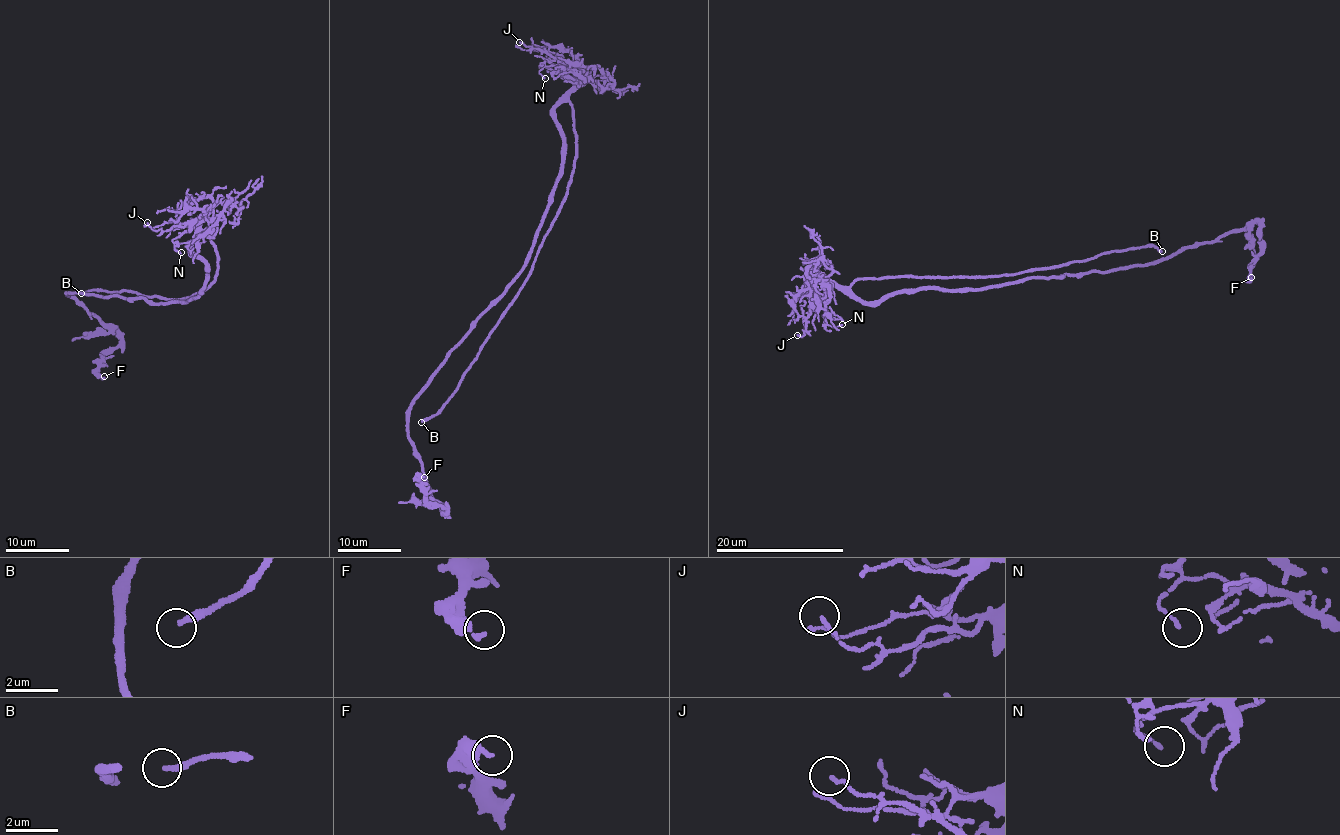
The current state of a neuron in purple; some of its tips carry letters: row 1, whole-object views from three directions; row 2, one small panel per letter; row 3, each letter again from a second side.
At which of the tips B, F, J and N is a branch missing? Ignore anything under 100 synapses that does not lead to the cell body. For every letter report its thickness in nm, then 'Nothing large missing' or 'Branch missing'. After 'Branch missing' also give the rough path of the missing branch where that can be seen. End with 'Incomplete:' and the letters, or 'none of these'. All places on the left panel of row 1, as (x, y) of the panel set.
B: Thickness 240 nm. Branch missing. Course of what is missing: (81, 293), (70, 299), (72, 303), (51, 328), (68, 351), (68, 379), (111, 420), (141, 427)
F: Thickness 200 nm. Nothing large missing
J: Thickness 90 nm. Nothing large missing
N: Thickness 110 nm. Nothing large missing
Incomplete: B

